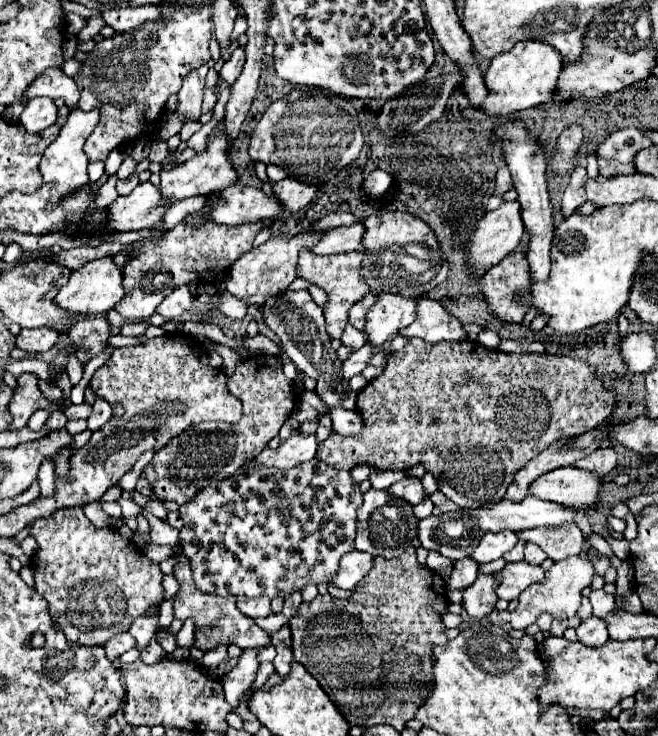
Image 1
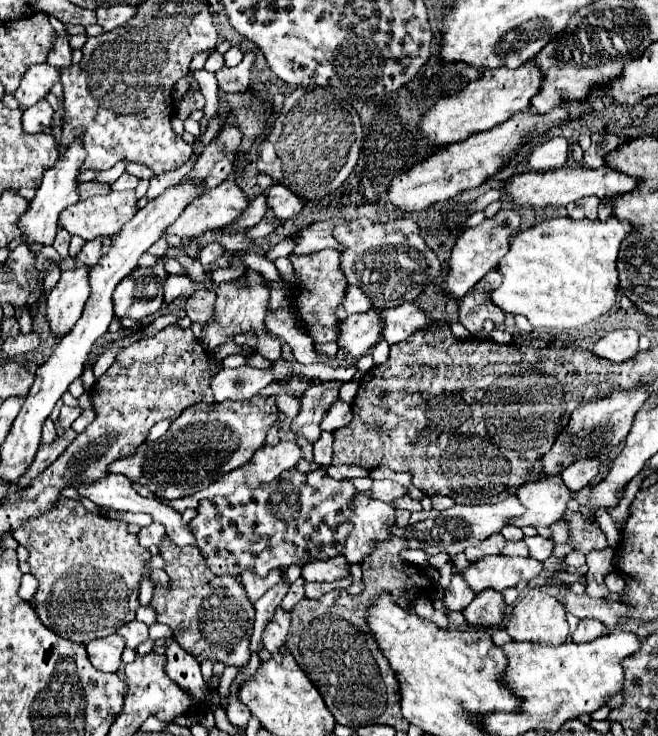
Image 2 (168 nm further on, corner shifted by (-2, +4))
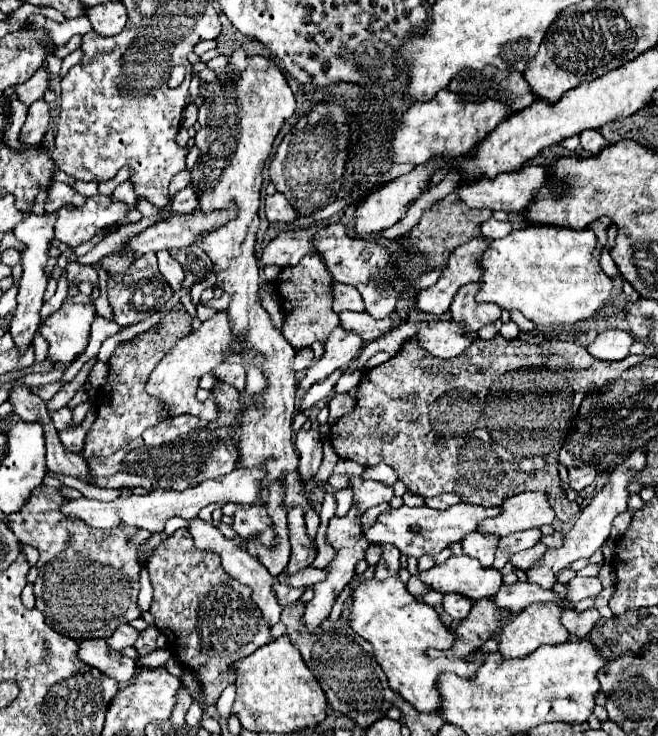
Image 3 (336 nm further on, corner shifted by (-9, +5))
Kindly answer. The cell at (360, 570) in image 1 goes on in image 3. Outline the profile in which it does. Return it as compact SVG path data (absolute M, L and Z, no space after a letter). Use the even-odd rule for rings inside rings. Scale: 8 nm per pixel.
M305 567L299 573L295 573L287 585L291 587L311 587L315 583L319 583L321 579L325 579L325 569L315 569L315 567Z

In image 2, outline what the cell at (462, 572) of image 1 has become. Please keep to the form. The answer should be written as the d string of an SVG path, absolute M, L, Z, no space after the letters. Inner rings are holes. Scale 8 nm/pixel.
M454 574L450 586L446 588L446 594L444 594L444 606L450 612L460 612L460 610L464 610L472 602L474 596L476 594L470 588L466 588L466 582L462 580L462 576Z

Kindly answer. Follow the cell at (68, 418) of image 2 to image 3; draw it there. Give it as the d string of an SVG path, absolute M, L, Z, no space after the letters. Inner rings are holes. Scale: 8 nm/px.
M63 407L63 409L55 411L51 417L53 417L53 423L55 423L57 429L67 429L67 427L71 427L73 415L71 415L71 409L69 409L69 407Z

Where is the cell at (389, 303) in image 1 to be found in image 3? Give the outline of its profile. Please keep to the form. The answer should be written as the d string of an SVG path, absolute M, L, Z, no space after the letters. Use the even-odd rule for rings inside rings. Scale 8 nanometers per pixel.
M341 325L325 341L325 353L315 361L301 379L301 389L307 391L315 381L329 377L333 371L349 365L361 353L361 335L355 331L345 331Z

